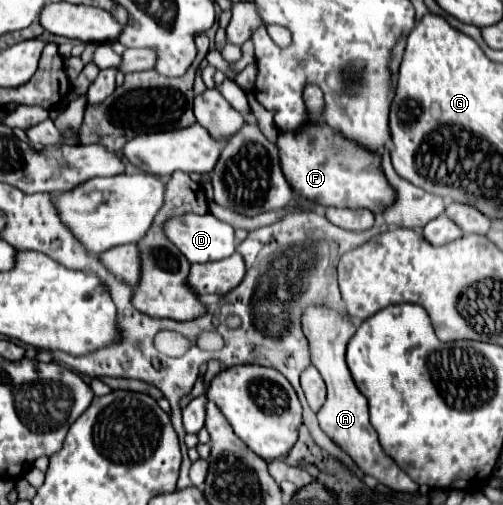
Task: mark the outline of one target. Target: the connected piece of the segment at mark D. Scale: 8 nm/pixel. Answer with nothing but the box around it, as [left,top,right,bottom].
[166,213,236,263]

